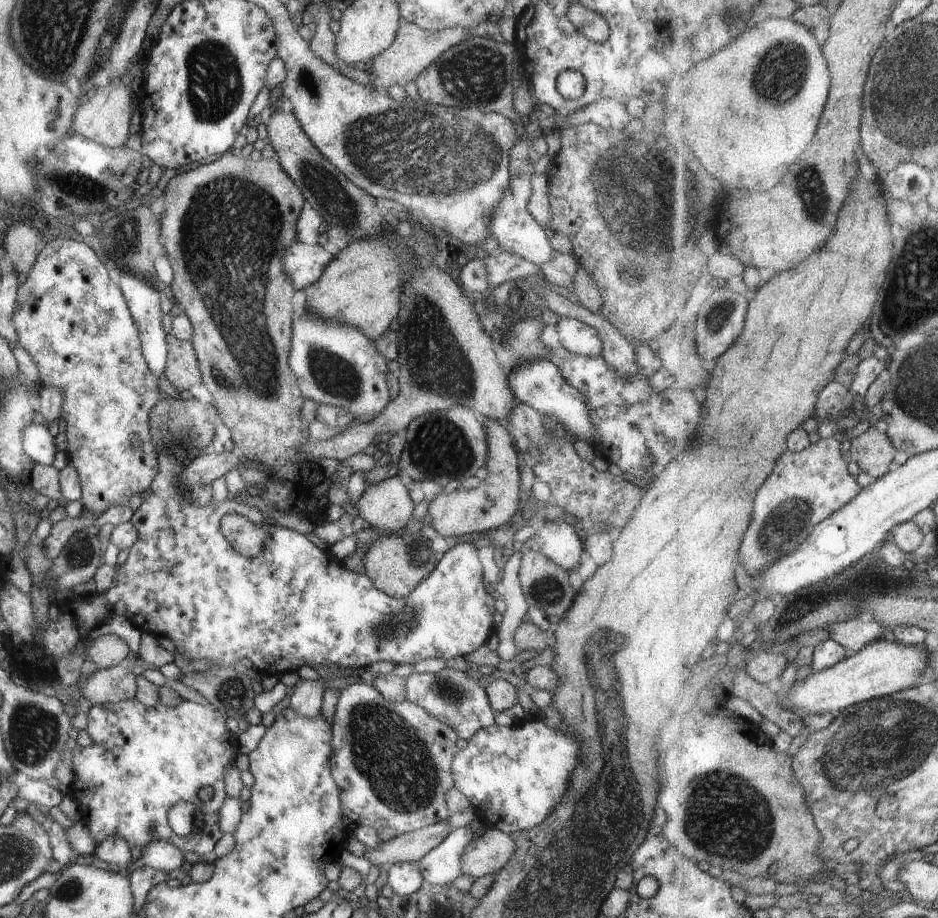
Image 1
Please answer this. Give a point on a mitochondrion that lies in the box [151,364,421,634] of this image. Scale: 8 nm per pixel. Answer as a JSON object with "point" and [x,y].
{"point":[179,442]}

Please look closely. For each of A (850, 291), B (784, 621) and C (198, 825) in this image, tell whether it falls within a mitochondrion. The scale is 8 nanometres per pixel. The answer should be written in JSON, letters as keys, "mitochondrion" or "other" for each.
{"A":"other","B":"other","C":"other"}

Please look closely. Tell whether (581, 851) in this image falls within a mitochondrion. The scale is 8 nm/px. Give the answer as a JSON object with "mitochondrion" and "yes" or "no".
{"mitochondrion":"yes"}

